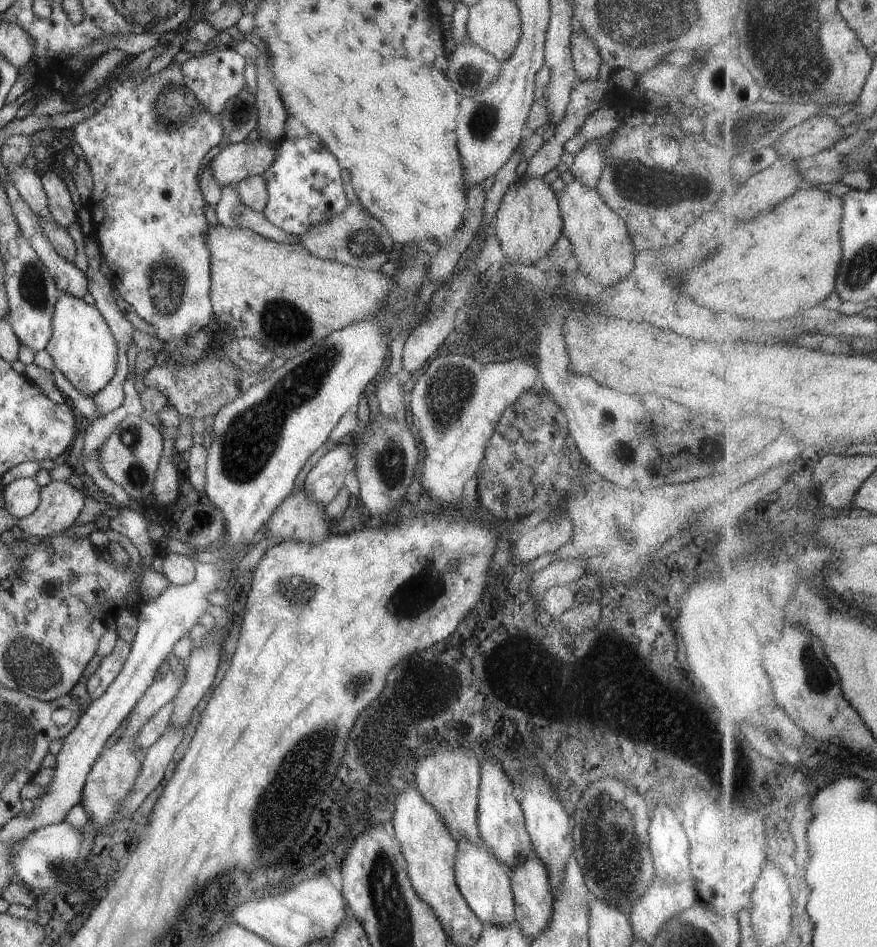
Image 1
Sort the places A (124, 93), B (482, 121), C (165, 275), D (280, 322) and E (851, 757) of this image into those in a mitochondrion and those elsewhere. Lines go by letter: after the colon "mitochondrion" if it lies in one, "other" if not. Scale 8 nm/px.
A: other
B: mitochondrion
C: mitochondrion
D: mitochondrion
E: other

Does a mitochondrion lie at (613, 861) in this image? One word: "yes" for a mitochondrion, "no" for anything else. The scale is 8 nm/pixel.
yes

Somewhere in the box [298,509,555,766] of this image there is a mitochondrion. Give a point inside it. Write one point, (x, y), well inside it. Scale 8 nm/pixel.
(416, 595)

